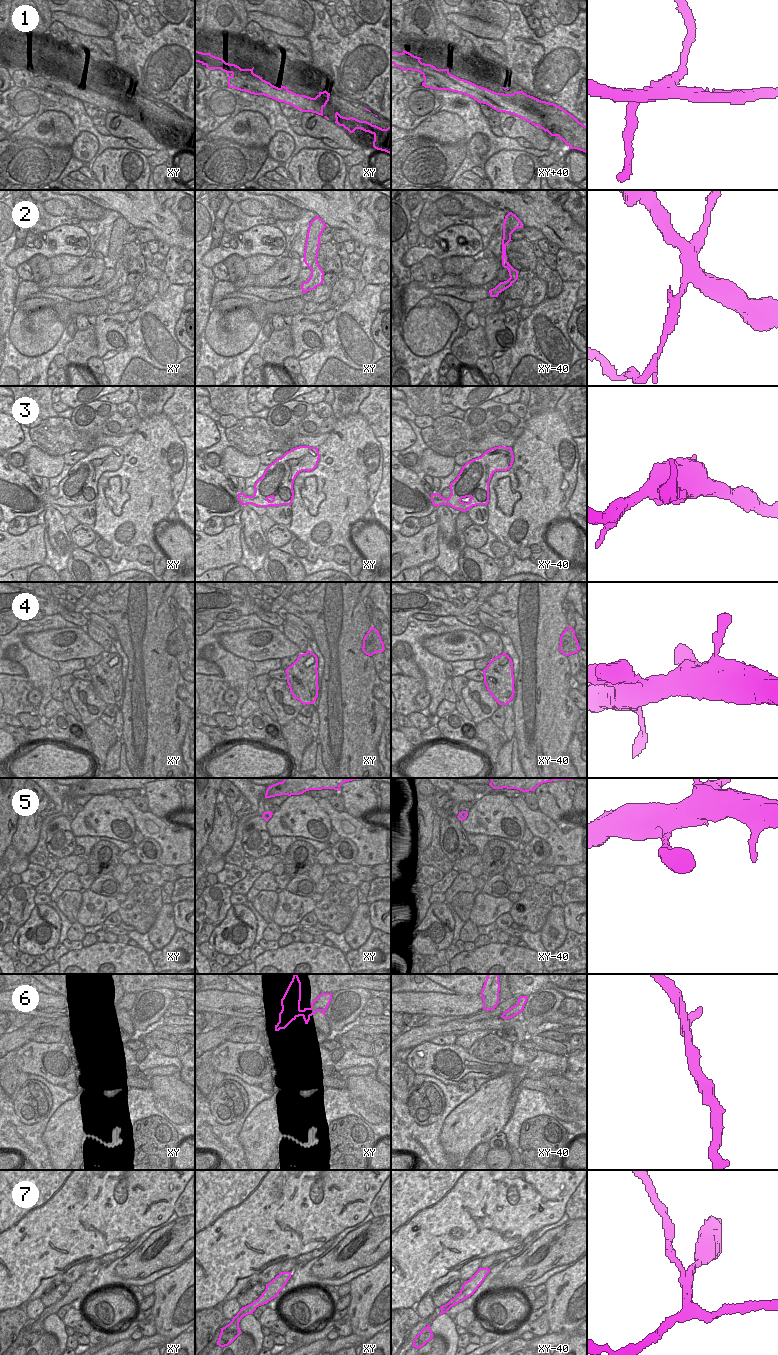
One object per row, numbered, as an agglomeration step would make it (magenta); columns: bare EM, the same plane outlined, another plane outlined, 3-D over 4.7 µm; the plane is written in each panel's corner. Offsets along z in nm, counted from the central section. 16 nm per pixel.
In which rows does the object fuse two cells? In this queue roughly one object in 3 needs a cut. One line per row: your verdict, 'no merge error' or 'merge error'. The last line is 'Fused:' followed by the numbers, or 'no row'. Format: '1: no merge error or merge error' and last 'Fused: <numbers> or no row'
1: merge error
2: merge error
3: no merge error
4: no merge error
5: no merge error
6: no merge error
7: merge error
Fused: 1, 2, 7

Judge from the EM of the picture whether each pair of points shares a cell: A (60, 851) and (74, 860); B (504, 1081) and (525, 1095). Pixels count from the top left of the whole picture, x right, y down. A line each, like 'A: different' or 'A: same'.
A: different
B: different

